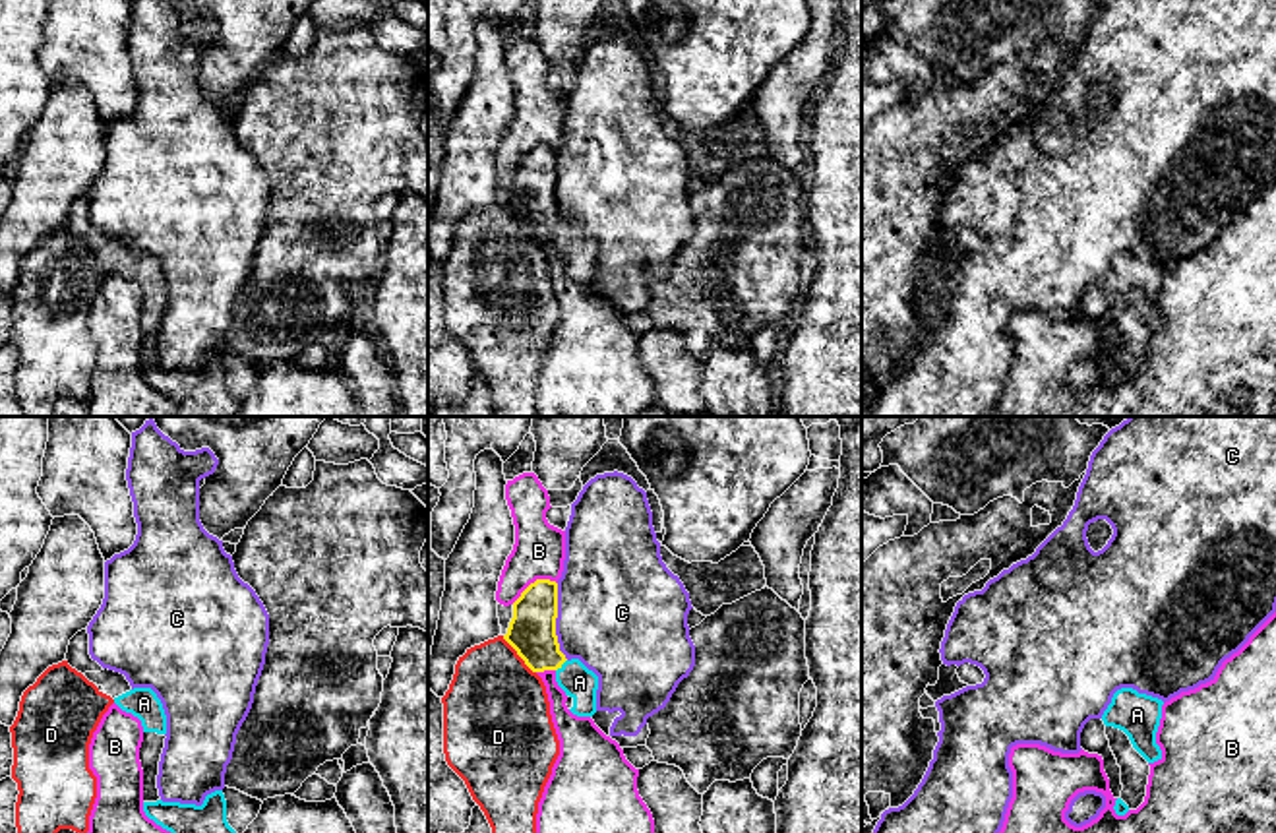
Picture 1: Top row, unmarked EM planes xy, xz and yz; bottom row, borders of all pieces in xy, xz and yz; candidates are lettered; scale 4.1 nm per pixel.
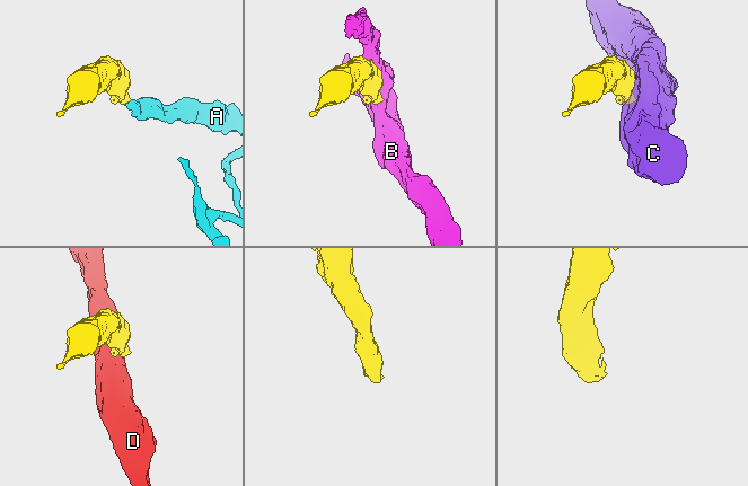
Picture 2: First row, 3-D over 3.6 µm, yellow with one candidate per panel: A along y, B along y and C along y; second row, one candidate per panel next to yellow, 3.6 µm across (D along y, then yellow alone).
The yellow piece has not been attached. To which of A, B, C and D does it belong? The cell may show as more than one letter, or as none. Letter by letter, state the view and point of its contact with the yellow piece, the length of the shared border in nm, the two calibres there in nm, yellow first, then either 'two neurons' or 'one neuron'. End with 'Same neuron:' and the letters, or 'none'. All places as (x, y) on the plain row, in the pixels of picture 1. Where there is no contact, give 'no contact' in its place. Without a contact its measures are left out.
A: contact xz (562, 229); length 70 nm; calibres 200 and 140 nm; one neuron
B: contact xz (535, 148); length 220 nm; calibres 200 and 220 nm; two neurons
C: contact xz (554, 188); length 320 nm; calibres 200 and 460 nm; two neurons
D: contact xz (517, 219); length 220 nm; calibres 200 and 440 nm; two neurons
Same neuron: A

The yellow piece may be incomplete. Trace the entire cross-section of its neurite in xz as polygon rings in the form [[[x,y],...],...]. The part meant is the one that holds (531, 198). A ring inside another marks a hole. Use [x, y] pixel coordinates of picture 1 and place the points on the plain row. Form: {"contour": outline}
{"contour": [[[536,145],[513,169],[513,184],[503,205],[532,238],[554,236],[558,252],[573,265],[577,283],[596,279],[598,242],[579,225],[567,227],[556,201],[558,149]]]}

